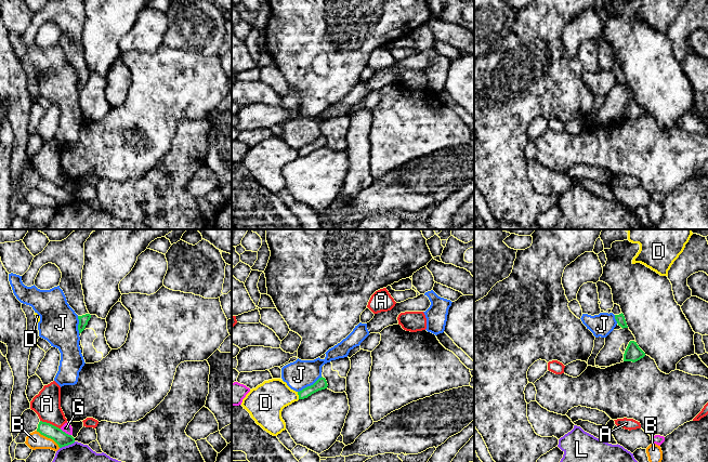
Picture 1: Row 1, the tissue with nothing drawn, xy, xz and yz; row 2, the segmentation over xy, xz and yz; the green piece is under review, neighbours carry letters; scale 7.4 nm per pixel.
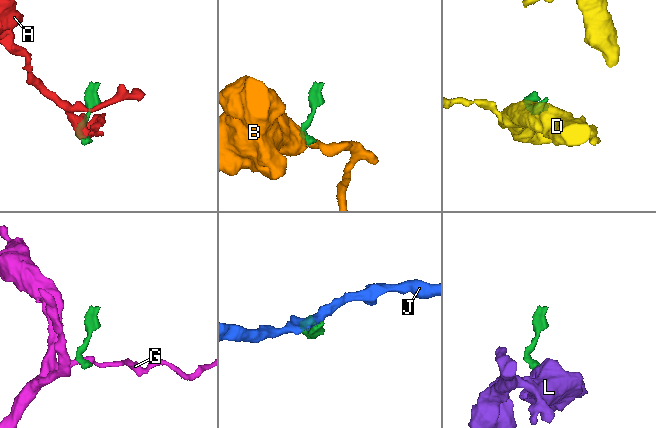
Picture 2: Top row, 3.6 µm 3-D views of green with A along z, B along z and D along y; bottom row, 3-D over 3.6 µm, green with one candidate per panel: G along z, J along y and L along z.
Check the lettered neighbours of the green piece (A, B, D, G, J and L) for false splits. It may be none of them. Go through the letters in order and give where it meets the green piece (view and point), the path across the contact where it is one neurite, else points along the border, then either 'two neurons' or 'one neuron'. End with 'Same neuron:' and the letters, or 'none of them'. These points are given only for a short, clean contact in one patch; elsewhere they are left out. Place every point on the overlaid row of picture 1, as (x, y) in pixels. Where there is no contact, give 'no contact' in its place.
A: contact xy (49, 423); border xy (40, 420), (60, 428); two neurons
B: contact xy (48, 437); border xy (36, 431), (50, 437), (60, 447); two neurons
D: contact xz (298, 394); border xz (297, 392), (299, 398); two neurons
G: contact xy (64, 432); border xy (60, 428), (70, 435); two neurons
J: contact xz (311, 385); two neurons
L: contact xy (67, 445); border xy (75, 441), (60, 448); two neurons
Same neuron: none of them

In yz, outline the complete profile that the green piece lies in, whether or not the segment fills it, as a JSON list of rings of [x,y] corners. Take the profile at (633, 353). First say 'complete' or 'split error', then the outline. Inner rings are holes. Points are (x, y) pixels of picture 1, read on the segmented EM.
complete | [[[630,341],[624,354],[624,361],[635,362],[644,356],[645,353],[639,347],[637,342]]]

